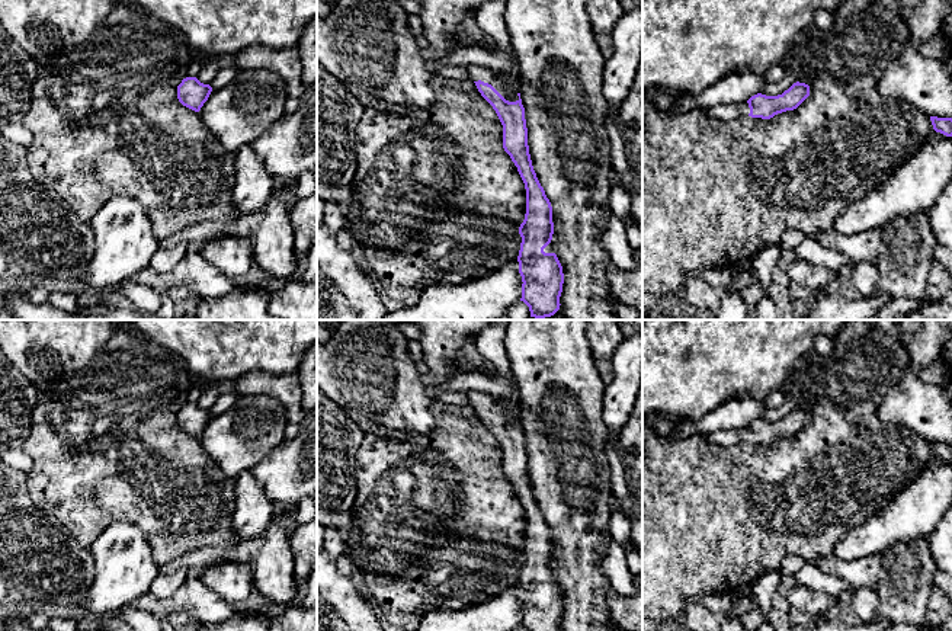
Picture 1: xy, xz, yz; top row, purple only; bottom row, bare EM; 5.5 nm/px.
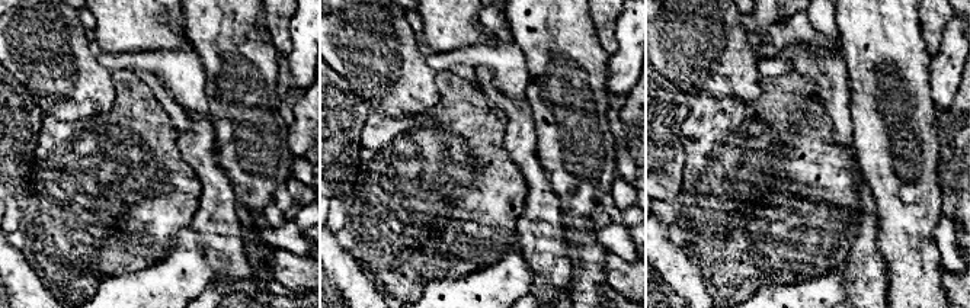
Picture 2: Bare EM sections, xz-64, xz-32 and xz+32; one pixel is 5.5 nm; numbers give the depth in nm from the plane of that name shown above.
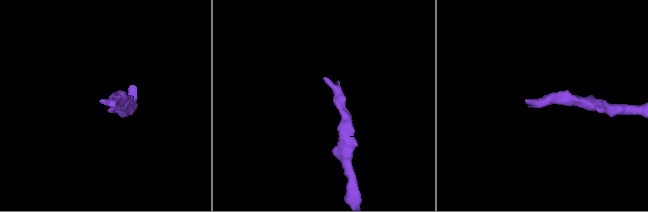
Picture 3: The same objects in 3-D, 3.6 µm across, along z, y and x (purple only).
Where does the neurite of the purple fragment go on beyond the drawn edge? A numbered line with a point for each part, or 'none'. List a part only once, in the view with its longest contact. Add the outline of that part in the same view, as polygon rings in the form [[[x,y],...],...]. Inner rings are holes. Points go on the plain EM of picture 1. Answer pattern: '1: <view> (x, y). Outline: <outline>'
1: xz (477, 399). Outline: [[[480,391],[468,393],[468,398],[472,407],[481,406],[484,409],[491,410],[506,426],[509,427],[519,426],[517,419],[504,407],[501,407],[497,398]]]

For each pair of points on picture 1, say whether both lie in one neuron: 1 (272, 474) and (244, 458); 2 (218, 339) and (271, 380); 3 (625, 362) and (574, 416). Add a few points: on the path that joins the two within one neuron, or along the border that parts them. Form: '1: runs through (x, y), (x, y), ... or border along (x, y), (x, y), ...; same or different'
1: border along (281, 442), (249, 470); different
2: border along (294, 371), (282, 374), (250, 371), (230, 387); different
3: border along (606, 383), (600, 416); different

